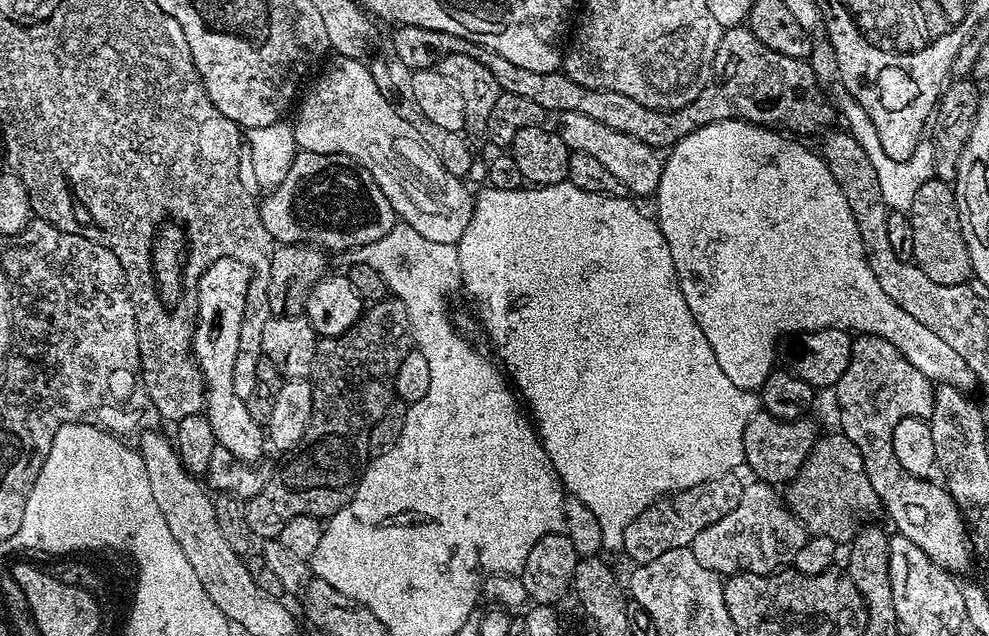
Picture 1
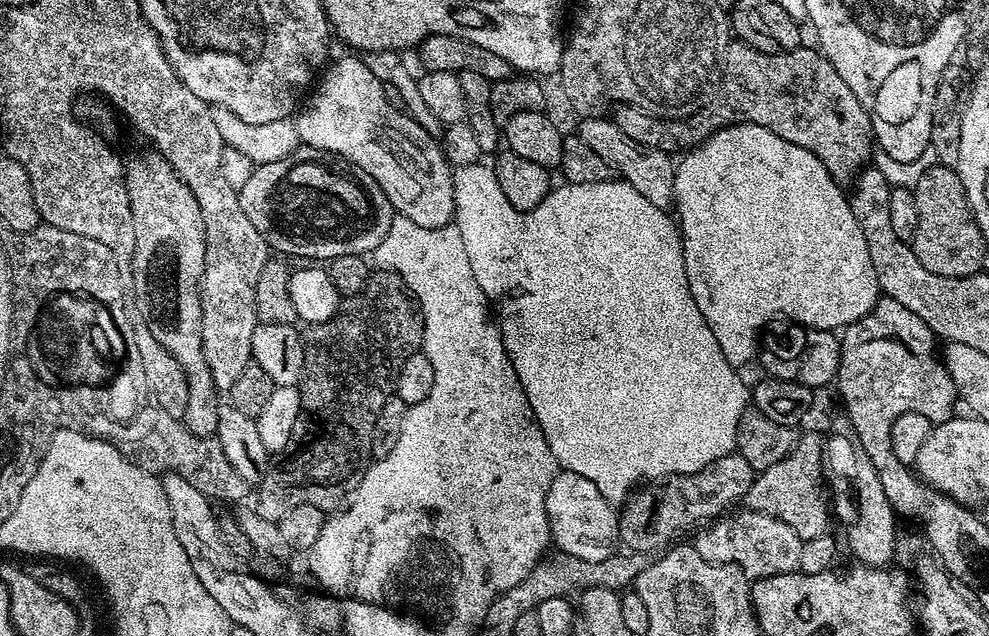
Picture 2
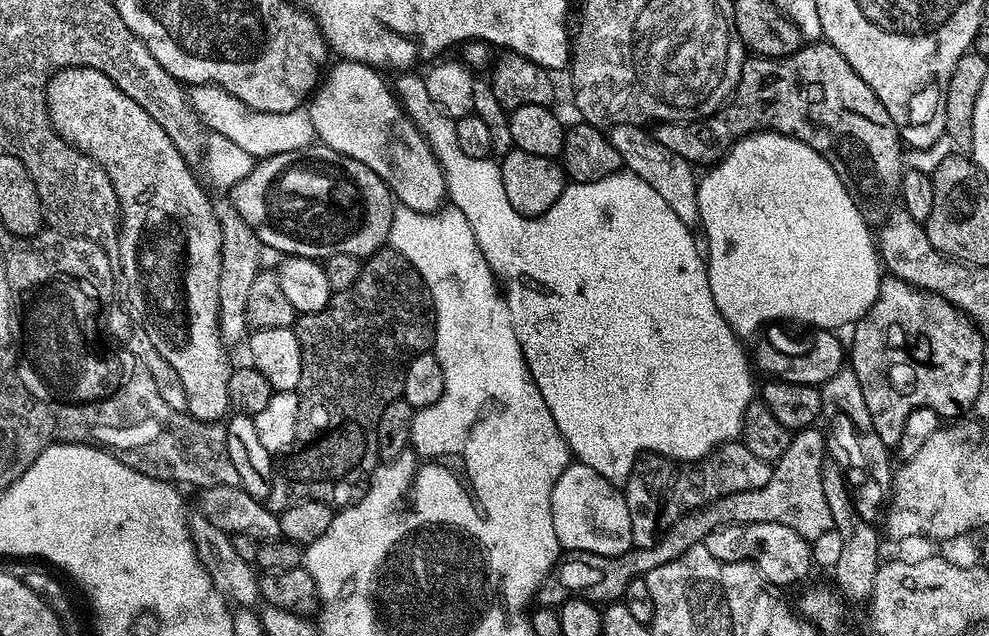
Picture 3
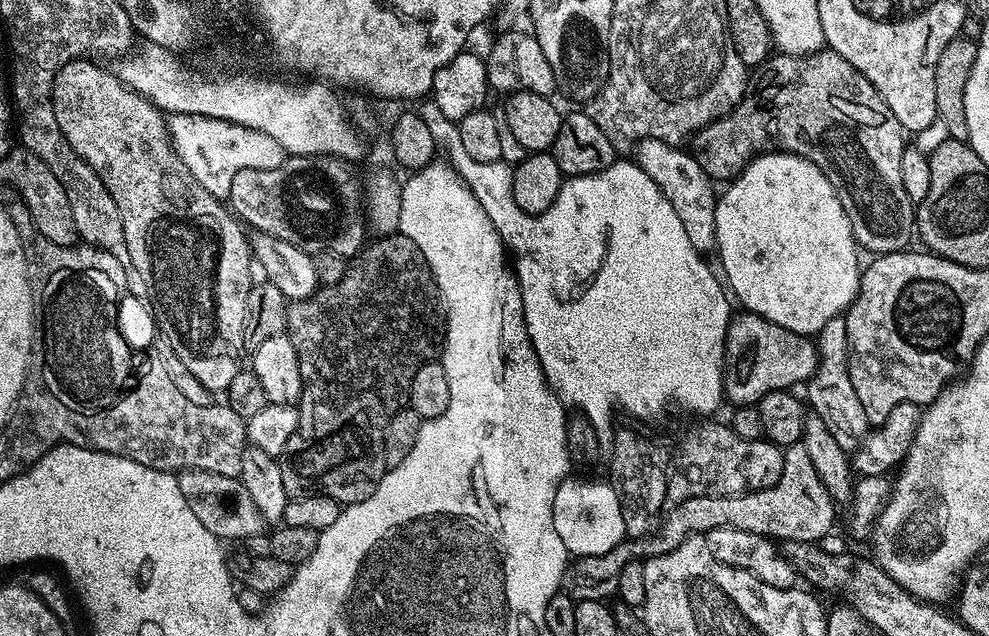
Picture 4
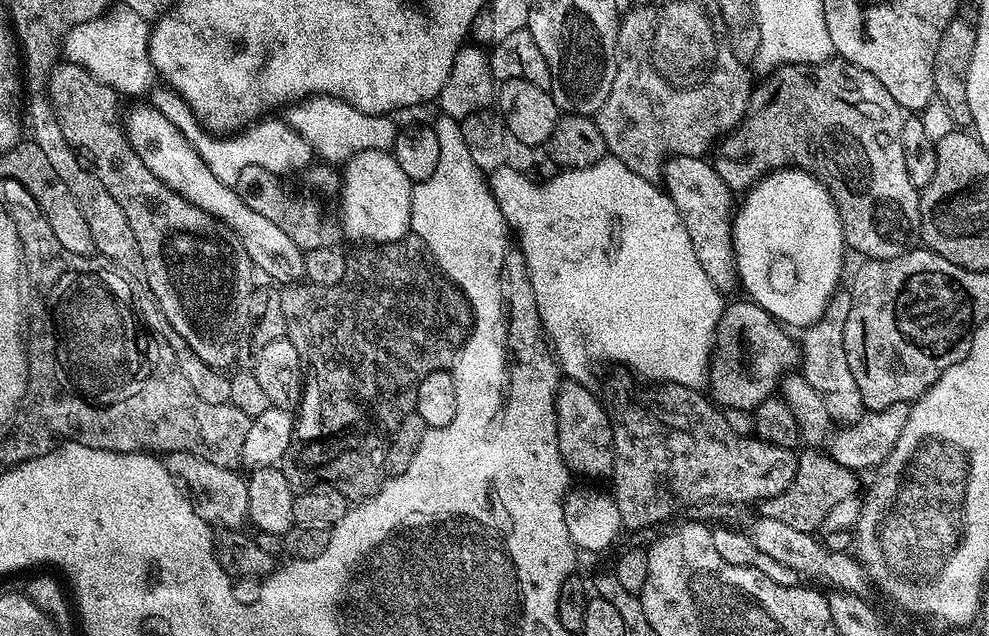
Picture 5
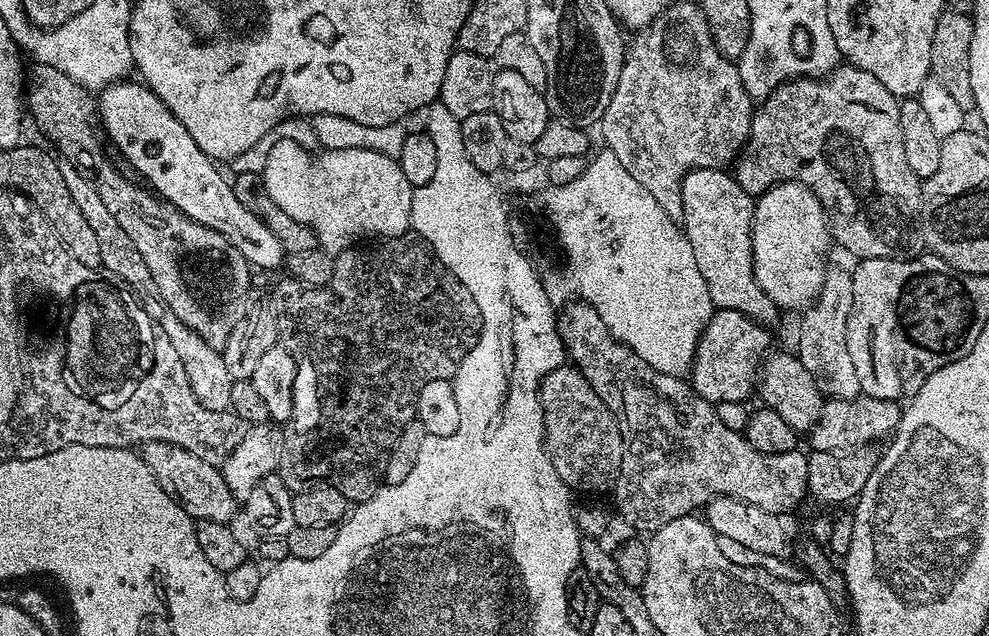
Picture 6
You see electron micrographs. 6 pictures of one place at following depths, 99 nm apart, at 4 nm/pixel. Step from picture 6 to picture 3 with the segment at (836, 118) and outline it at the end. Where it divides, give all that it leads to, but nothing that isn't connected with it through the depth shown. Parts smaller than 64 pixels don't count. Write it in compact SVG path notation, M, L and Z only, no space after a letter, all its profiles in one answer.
M827 42L805 43L797 52L788 56L769 58L753 55L740 68L740 81L736 84L736 93L731 93L730 99L723 105L721 111L712 116L706 116L691 122L673 122L671 124L657 123L654 128L654 138L666 146L666 150L674 150L678 158L688 161L693 166L711 166L736 143L753 132L777 132L783 136L794 138L806 146L810 146L838 174L842 186L856 202L856 207L865 217L880 216L888 208L892 196L897 195L902 175L902 141L898 135L896 124L886 114L882 102L858 78L858 74Z

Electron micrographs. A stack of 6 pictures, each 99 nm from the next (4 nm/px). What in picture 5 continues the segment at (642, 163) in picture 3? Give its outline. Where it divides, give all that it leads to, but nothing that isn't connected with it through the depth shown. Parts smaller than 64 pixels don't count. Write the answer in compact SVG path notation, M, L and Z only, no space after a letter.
M669 156L662 164L662 187L674 202L678 214L682 214L682 226L686 226L686 234L690 234L694 254L698 254L698 262L702 262L706 278L710 278L710 282L721 290L735 285L738 277L732 254L734 196L726 182L718 178L715 168L707 159L699 156Z

